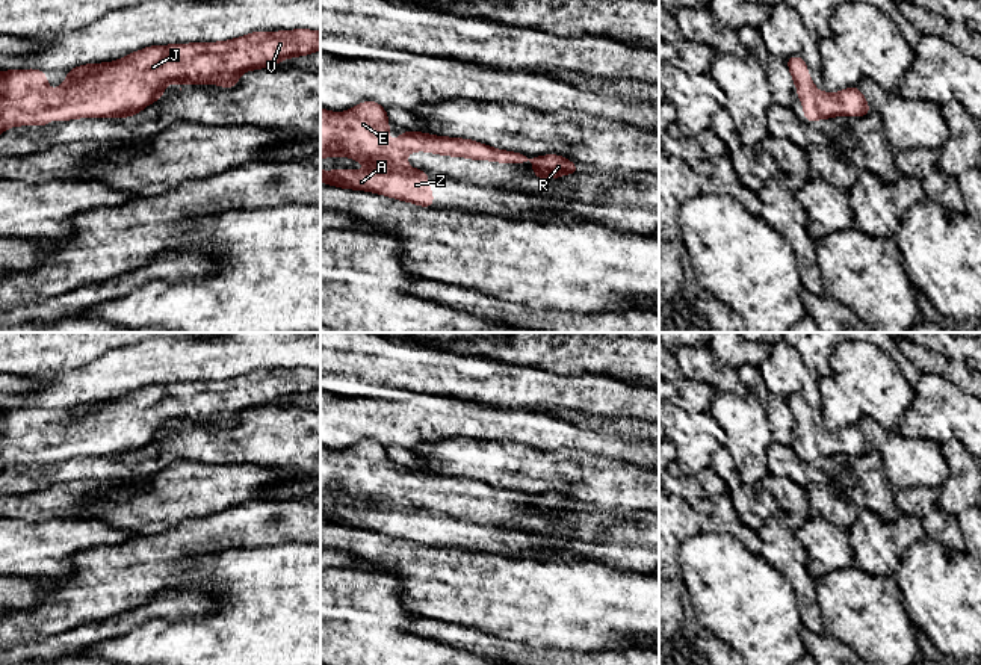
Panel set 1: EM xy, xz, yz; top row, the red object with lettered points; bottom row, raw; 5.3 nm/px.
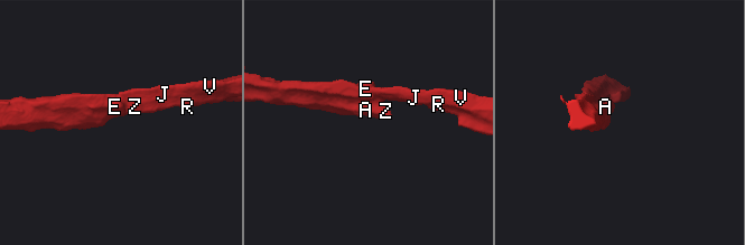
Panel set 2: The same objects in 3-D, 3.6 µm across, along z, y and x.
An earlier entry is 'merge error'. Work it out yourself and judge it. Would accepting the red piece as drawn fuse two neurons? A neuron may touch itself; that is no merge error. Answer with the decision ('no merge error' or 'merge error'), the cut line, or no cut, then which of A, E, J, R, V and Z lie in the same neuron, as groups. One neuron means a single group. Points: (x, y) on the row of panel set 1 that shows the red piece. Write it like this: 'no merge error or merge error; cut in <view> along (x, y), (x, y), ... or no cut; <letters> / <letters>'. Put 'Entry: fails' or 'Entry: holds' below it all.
no merge error; no cut; A E J R V Z
Entry: fails

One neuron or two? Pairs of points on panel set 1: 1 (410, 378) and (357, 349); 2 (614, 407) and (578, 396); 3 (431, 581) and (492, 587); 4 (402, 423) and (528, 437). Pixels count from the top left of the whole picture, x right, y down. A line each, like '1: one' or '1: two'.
1: one
2: one
3: one
4: one

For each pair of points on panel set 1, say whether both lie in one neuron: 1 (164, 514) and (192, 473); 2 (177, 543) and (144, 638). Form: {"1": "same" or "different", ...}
{"1": "same", "2": "different"}

